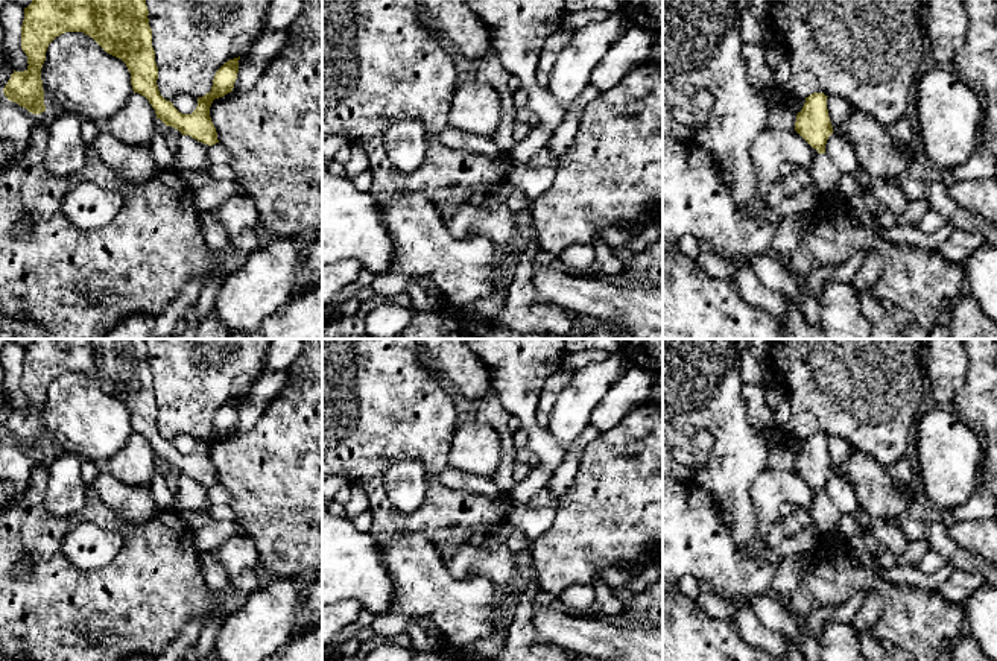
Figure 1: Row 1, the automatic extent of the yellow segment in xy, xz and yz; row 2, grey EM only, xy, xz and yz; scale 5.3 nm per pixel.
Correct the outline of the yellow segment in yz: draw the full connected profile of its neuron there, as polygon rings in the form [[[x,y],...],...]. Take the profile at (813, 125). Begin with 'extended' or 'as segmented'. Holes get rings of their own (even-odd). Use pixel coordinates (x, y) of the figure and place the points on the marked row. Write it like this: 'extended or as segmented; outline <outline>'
extended; outline [[[813,93],[806,97],[802,109],[796,114],[795,131],[818,150],[813,164],[807,169],[813,184],[822,193],[834,195],[837,193],[842,173],[825,153],[827,140],[833,134],[827,97],[824,93]]]

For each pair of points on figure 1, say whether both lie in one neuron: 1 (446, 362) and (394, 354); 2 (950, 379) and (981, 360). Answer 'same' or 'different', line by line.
1: different
2: different

